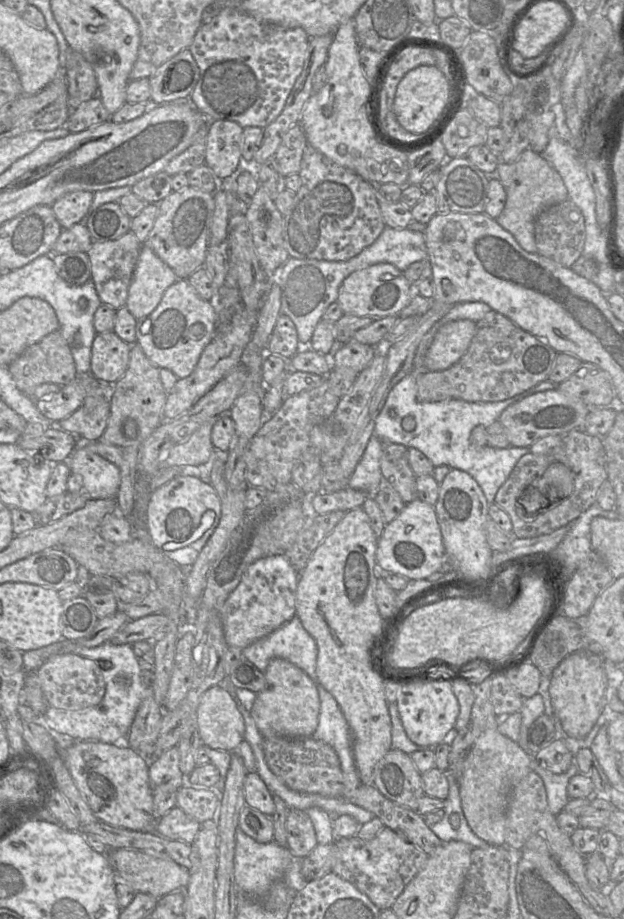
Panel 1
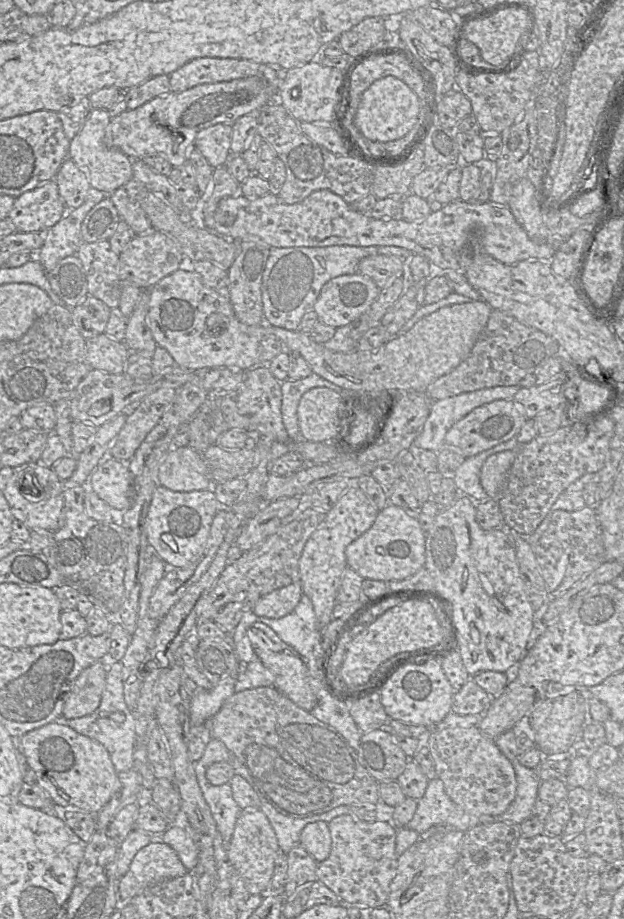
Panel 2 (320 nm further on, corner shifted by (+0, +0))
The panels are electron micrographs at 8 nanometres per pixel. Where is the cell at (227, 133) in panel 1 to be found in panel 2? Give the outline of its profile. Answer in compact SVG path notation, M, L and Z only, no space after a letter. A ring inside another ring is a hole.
M218 123L202 129L196 135L194 146L213 167L227 164L231 158L232 125Z

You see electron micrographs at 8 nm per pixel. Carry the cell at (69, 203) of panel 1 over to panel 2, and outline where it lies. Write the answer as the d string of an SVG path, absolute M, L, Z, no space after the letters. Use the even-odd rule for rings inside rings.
M70 158L63 161L54 180L68 209L75 209L84 203L91 185L85 173Z

